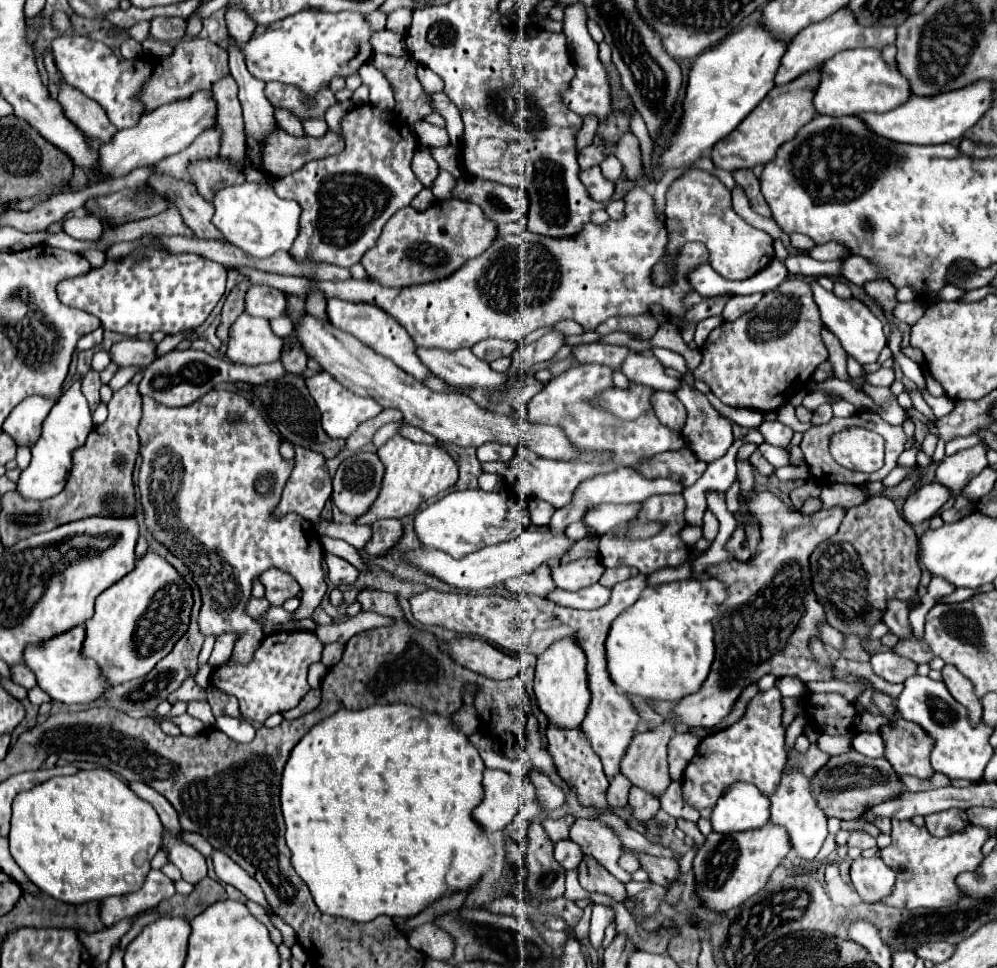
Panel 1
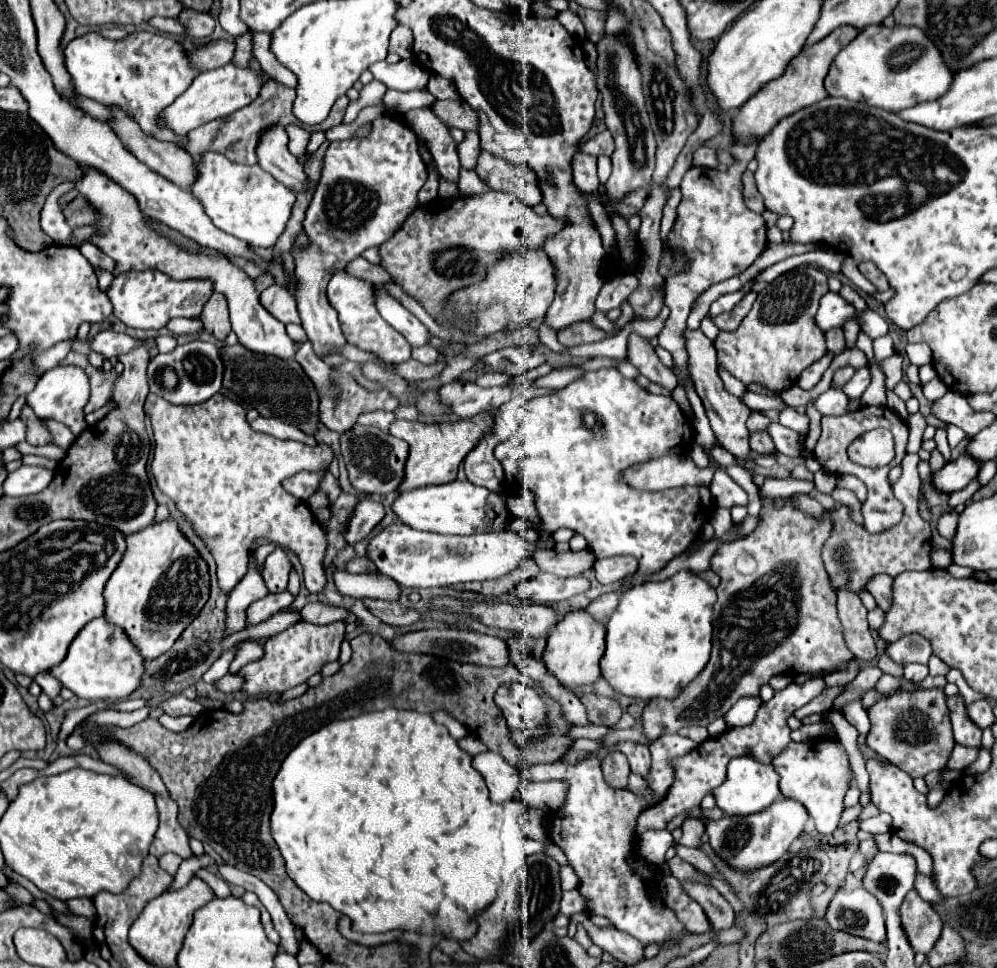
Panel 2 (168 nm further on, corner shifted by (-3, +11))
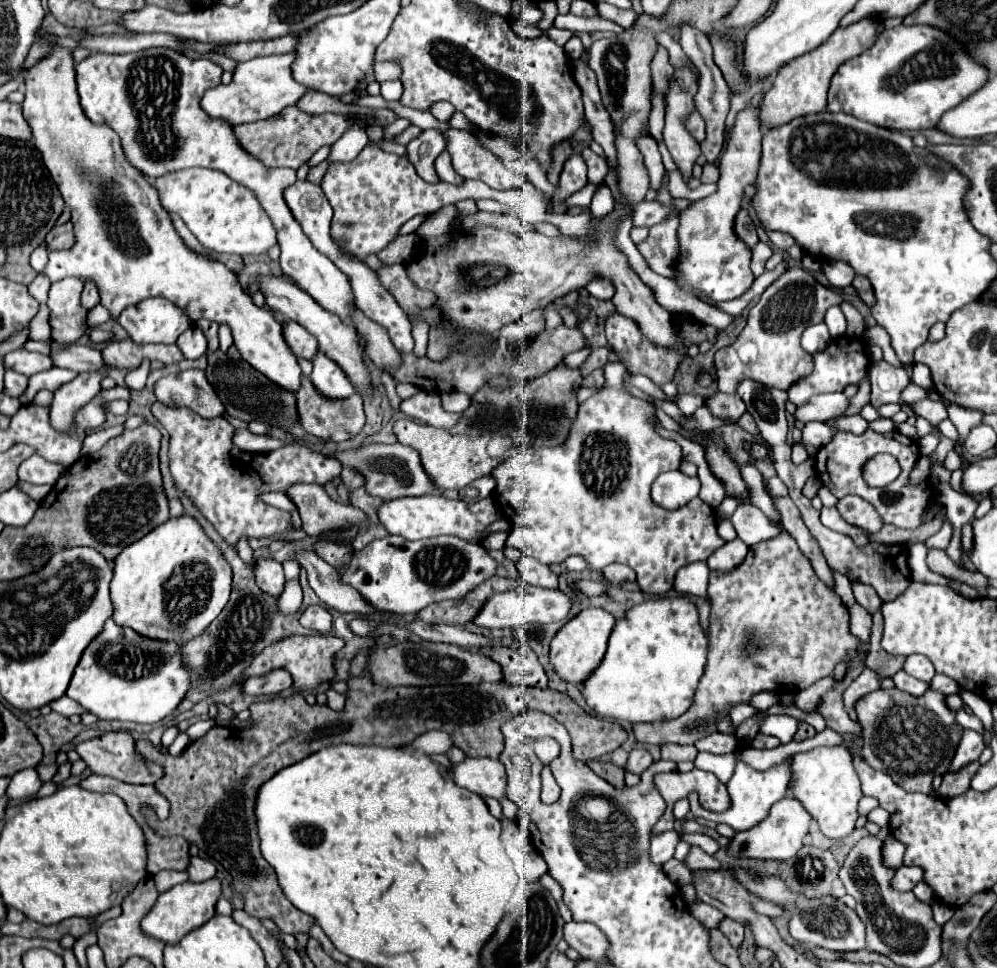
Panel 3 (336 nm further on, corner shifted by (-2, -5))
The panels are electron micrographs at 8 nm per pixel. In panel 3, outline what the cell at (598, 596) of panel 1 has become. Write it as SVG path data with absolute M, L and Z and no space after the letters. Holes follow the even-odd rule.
M520 584L514 590L492 594L486 600L486 604L480 608L480 612L476 614L472 624L478 628L490 628L492 630L492 628L520 628L524 624L534 624L534 622L540 622L540 624L560 622L568 616L570 606L572 606L570 598L566 594L562 594L560 590L548 590L548 588Z

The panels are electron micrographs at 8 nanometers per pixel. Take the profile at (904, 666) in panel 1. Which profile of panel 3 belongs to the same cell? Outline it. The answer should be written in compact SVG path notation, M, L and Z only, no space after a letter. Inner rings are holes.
M922 654L908 656L908 660L906 660L906 664L904 664L904 670L906 670L910 676L914 676L914 678L918 678L918 680L924 680L924 682L930 682L932 676L934 676L934 666L932 666L932 662L930 662L926 656L922 656Z

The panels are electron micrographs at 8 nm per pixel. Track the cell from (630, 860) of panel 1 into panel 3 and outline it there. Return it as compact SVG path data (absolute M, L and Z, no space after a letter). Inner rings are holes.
M668 830L668 832L662 832L662 834L652 836L650 858L652 858L656 864L668 862L668 860L674 856L674 848L676 848L678 840L680 840L680 836L678 836L676 830Z

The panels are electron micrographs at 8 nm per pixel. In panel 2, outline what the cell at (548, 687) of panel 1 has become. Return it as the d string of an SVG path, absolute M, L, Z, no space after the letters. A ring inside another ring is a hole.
M573 610L567 612L559 624L551 630L547 638L547 646L543 652L543 664L553 674L559 684L571 692L583 688L583 686L593 686L599 676L599 660L605 652L605 626L601 622L595 622L585 610Z

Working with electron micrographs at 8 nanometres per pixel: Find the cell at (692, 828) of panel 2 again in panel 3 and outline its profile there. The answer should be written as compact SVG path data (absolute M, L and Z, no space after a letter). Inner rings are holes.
M692 846L690 848L690 852L688 852L688 856L686 856L686 864L688 864L688 868L692 868L692 870L720 870L722 866L720 866L720 862L714 858L714 856L708 856L704 850L700 850L700 848L696 848L696 846Z

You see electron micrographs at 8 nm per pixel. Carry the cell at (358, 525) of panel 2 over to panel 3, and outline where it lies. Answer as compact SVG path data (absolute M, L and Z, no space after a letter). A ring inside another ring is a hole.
M300 482L292 484L286 490L286 496L298 508L304 522L302 528L312 538L318 538L322 536L322 532L334 528L346 528L346 526L362 528L366 522L362 510L332 500L318 484L300 484Z

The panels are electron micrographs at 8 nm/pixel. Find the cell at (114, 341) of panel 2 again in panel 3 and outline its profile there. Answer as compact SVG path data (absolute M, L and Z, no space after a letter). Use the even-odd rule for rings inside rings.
M68 344L62 348L54 348L50 352L50 358L54 366L58 368L68 368L74 372L90 372L94 368L104 368L104 360L96 348L90 346L78 346L78 344Z

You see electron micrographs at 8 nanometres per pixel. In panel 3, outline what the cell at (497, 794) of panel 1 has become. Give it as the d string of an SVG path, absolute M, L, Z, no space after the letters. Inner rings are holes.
M466 756L464 762L454 766L452 780L458 786L482 796L496 800L506 796L506 772L500 760Z

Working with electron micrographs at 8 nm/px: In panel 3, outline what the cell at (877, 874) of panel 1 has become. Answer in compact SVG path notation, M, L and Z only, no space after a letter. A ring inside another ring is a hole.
M900 866L896 870L892 884L894 884L894 890L906 892L906 890L912 890L922 878L924 878L924 870L920 866Z

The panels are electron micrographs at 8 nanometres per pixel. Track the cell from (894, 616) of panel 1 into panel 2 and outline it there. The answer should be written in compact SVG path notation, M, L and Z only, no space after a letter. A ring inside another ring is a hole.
M875 576L875 580L871 580L871 584L867 586L867 590L873 594L877 606L887 612L891 608L891 598L893 598L893 578L891 576Z

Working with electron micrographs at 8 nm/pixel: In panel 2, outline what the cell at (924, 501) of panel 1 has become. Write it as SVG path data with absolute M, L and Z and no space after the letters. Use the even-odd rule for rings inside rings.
M963 454L957 460L947 462L941 470L933 474L933 488L943 494L957 492L965 488L971 482L971 478L977 476L979 468L981 468L981 462L977 462L969 454Z

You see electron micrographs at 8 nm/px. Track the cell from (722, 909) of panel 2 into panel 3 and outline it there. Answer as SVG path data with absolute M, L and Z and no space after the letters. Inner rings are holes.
M724 918L720 930L722 930L722 934L726 934L726 938L730 940L730 944L732 944L734 948L740 948L740 944L742 944L742 940L744 940L744 926L742 926L740 922L730 920L730 918Z

